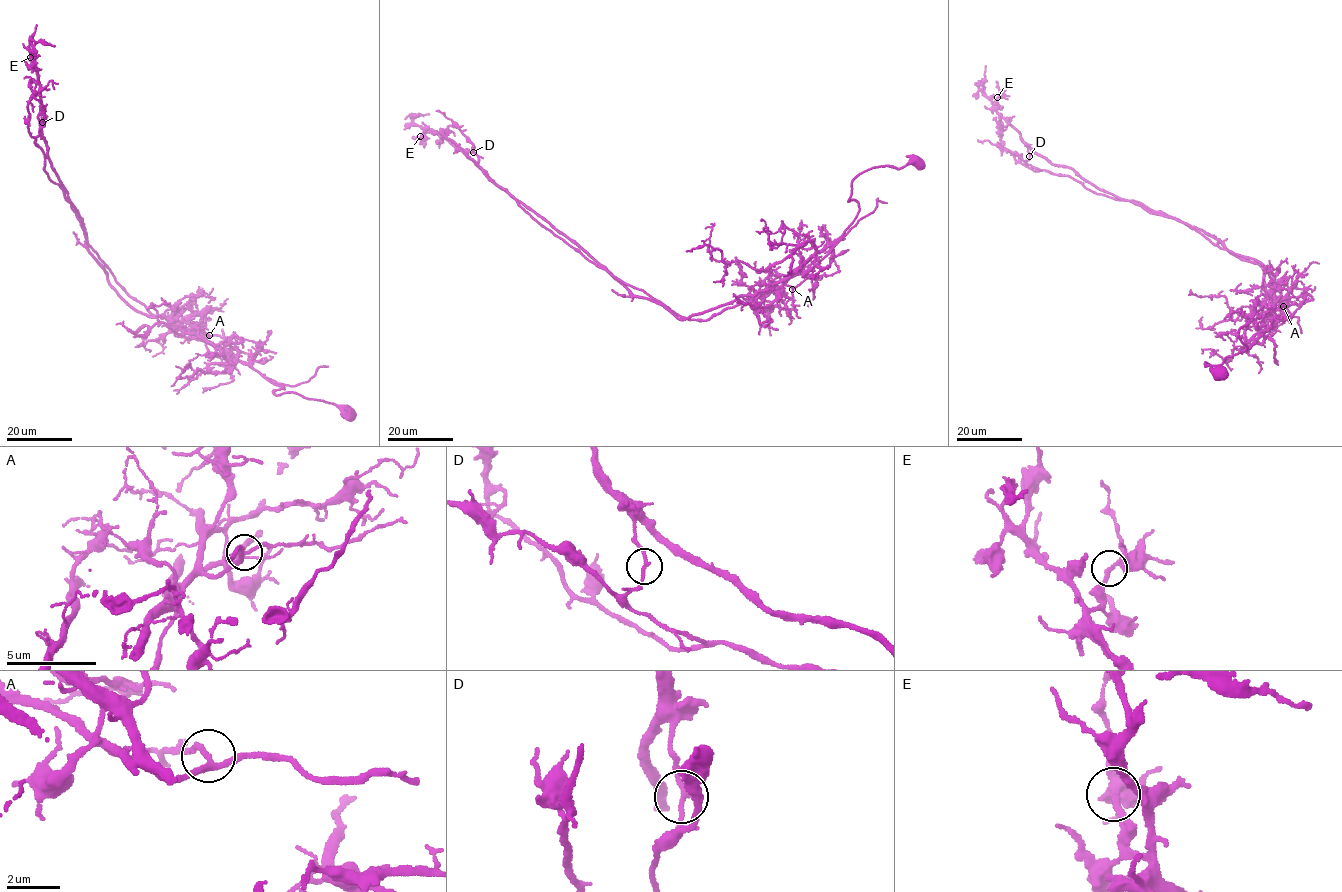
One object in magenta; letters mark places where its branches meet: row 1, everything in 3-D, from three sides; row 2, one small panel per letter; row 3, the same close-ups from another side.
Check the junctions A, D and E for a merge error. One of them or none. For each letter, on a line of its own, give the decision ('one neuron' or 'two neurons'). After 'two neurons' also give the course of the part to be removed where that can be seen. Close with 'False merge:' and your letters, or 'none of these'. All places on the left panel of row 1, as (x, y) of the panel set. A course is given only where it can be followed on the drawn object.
A: one neuron
D: two neurons; foreign part runs (42, 122), (34, 137), (45, 170), (128, 295), (154, 315), (190, 324), (277, 383), (298, 385), (328, 366)
E: one neuron
False merge: D

